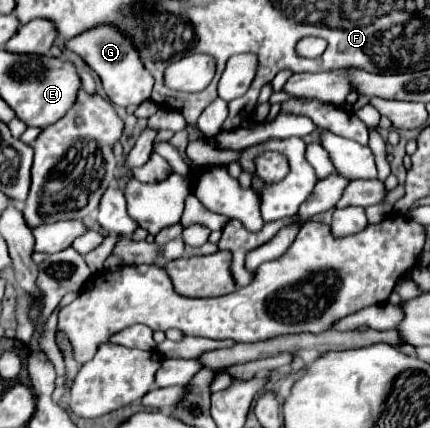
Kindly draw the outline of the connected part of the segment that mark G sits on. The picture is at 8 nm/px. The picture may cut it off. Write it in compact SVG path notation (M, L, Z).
M99 25L97 29L89 29L89 33L81 33L67 41L67 49L75 51L85 59L85 63L101 77L107 97L121 107L139 105L151 97L153 89L153 75L141 65L137 49L133 43L113 25Z

